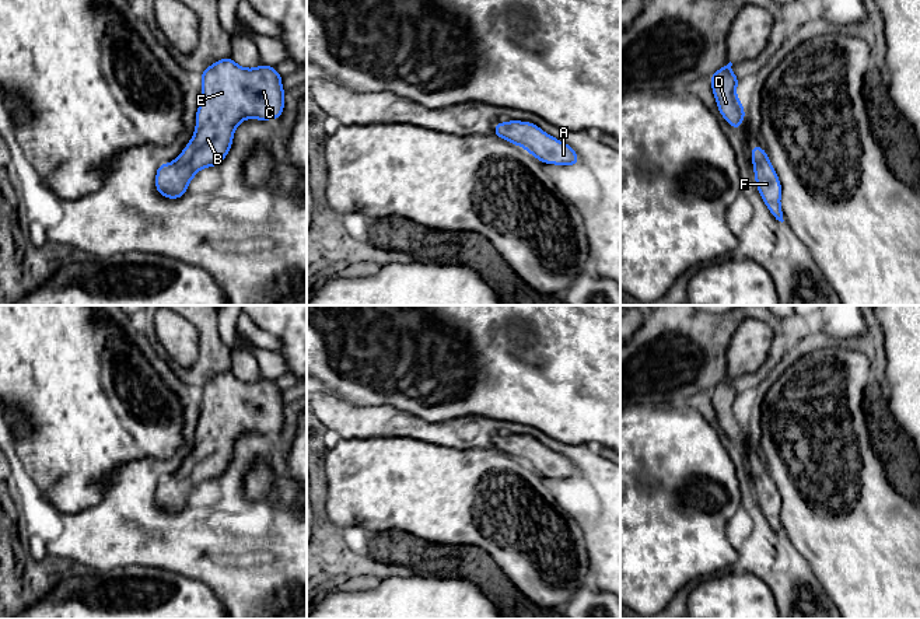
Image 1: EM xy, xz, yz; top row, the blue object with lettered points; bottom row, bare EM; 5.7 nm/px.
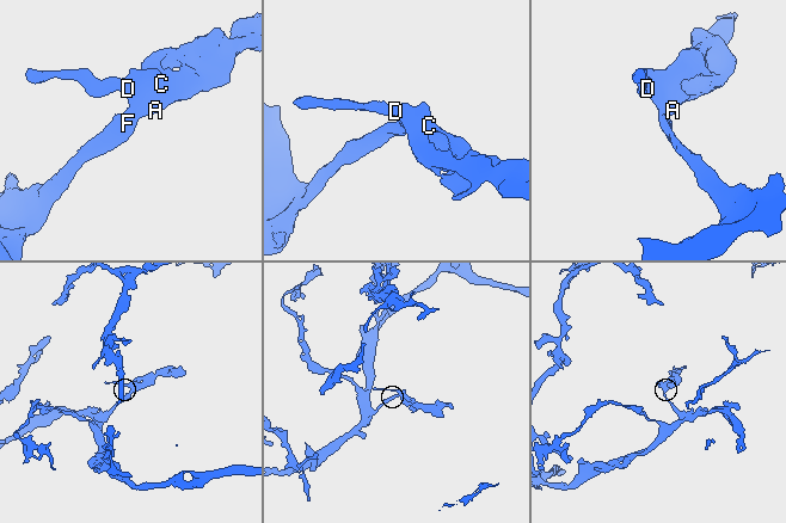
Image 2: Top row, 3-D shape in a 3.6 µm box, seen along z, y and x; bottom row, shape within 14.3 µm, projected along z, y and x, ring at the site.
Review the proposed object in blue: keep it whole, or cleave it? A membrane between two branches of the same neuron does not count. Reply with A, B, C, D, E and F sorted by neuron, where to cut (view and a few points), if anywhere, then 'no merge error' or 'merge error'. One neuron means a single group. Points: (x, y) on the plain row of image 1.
groups A B C D E F; cut none; no merge error

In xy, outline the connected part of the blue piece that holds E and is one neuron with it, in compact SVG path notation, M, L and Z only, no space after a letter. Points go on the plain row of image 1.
M231 371L209 380L202 388L202 413L196 426L195 447L183 465L169 478L160 478L155 503L168 513L179 513L188 504L193 490L207 480L216 480L228 468L235 441L245 433L279 433L284 422L281 388L262 378L253 382L238 380Z

